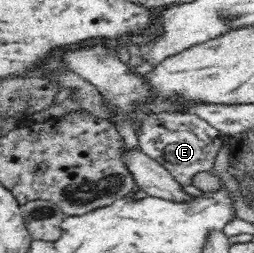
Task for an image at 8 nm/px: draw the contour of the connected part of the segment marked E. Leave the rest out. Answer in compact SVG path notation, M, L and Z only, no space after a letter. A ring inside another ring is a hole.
M159 113L143 117L141 124L140 131L136 130L140 150L169 170L183 187L196 186L197 175L212 169L223 146L223 133L196 114Z

